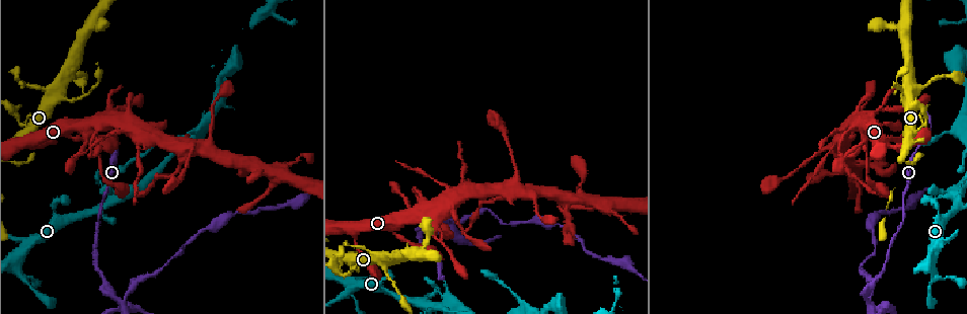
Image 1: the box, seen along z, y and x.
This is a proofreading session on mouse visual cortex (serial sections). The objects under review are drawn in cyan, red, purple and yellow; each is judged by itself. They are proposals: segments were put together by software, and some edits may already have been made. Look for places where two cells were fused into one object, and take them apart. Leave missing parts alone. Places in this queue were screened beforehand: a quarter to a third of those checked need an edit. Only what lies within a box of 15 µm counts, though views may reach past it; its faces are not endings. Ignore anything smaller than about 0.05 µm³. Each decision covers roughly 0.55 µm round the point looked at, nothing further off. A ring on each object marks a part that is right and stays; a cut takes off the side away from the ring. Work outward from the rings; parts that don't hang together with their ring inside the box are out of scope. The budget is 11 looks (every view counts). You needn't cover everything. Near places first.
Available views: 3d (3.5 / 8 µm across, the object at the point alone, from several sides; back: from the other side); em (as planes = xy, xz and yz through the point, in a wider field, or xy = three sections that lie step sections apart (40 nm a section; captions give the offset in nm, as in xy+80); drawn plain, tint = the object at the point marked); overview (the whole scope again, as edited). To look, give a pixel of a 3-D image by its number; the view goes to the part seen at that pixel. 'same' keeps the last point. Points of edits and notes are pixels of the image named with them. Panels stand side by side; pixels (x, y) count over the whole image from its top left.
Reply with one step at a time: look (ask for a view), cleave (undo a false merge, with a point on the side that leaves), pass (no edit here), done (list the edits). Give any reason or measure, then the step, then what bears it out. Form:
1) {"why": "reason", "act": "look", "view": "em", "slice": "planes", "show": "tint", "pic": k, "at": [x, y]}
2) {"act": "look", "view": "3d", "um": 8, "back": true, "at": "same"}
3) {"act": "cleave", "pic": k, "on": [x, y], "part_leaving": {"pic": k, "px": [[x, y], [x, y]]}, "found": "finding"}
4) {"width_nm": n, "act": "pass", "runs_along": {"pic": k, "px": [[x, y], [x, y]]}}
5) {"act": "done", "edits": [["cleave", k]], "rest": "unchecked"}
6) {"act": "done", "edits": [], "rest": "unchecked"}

{"act": "look", "view": "em", "slice": "xy", "step": 3, "show": "tint", "pic": 1, "at": [901, 100]}

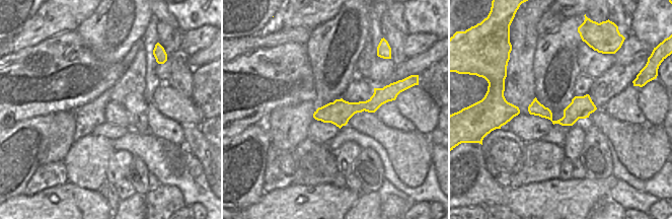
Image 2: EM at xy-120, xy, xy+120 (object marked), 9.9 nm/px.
{"act": "look", "view": "3d", "um": 3.5, "at": "same"}

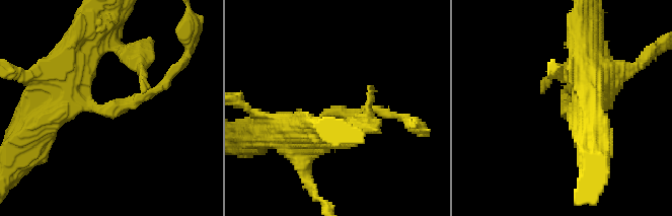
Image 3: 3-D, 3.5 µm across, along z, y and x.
{"act": "pass", "runs_along": {"pic": 2, "px": [[385, 94], [371, 105], [316, 116]]}, "found": "continuous, no second cell"}

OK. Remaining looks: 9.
{"why": "a narrow waist", "act": "look", "view": "3d", "um": 3.5, "pic": 1, "at": [397, 237]}

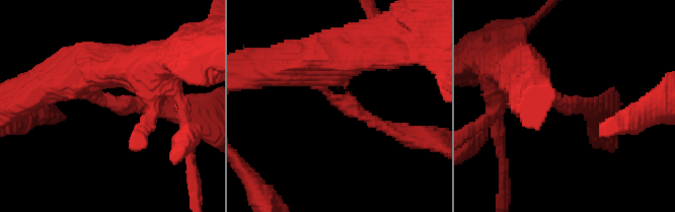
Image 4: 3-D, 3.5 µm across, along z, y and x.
{"arm_widths_nm": [200, 600], "why": "need the tissue", "act": "look", "view": "em", "slice": "xy", "step": 5, "show": "tint", "pic": 4, "at": [560, 102]}

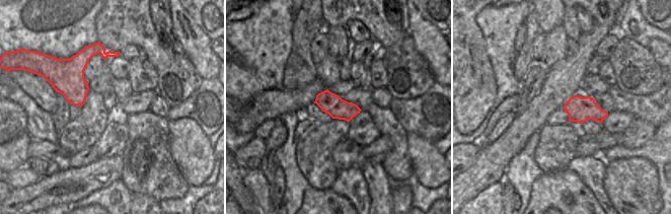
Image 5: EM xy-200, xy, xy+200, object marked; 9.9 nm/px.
{"act": "pass", "runs_along": {"pic": 4, "px": [[288, 67], [394, 132]]}, "found": "continuous, no second cell"}

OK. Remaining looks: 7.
{"why": "narrows sharply", "act": "look", "view": "3d", "um": 3.5, "pic": 1, "at": [831, 150]}

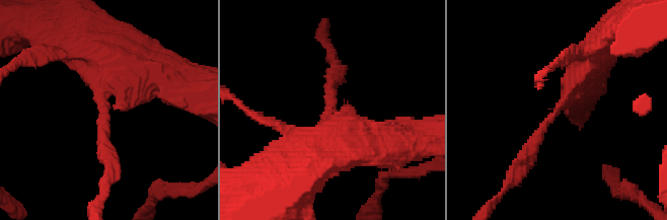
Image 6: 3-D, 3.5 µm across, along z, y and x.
{"arm_widths_nm": [250, 450], "why": "shape alone is not enough", "act": "look", "view": "em", "slice": "xy", "step": 3, "show": "tint", "pic": 6, "at": [552, 113]}

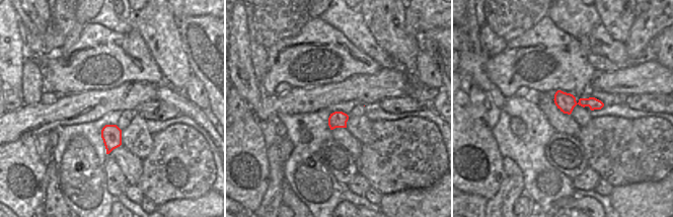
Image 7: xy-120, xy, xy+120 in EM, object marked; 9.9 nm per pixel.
{"why": "cut it another way", "act": "look", "view": "em", "slice": "xy", "step": 5, "show": "tint", "at": "same"}

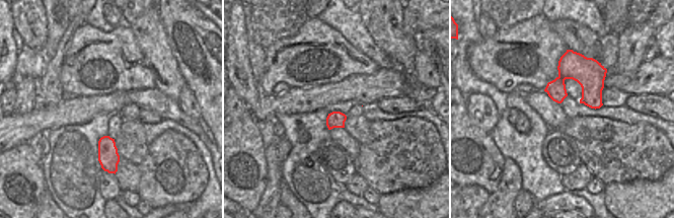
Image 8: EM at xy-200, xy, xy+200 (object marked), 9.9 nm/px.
{"act": "pass", "runs_along": {"pic": 6, "px": [[593, 59], [517, 170]]}, "found": "all the same cell"}

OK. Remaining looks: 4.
{"why": "three-way junction", "act": "look", "view": "3d", "um": 3.5, "pic": 1, "at": [869, 299]}

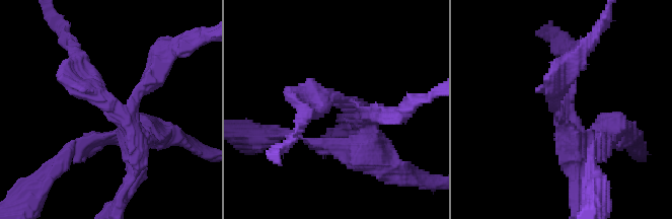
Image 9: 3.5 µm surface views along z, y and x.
{"arms": 3, "arm_widths_nm": [200, 250, 300], "act": "look", "view": "em", "slice": "xy", "step": 2, "show": "tint", "pic": 9, "at": [558, 114]}

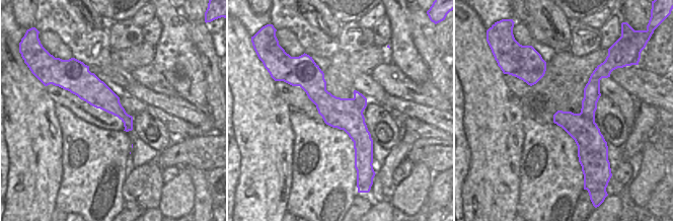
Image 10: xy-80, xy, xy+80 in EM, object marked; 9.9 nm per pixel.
{"act": "cleave", "pic": 9, "on": [616, 143], "border": {"pic": 10, "px": [[580, 113], [594, 122]]}, "found": "two cells meet here"}

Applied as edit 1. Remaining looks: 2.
{"act": "done", "edits": [["cleave", 9]], "rest": "unchecked"}

